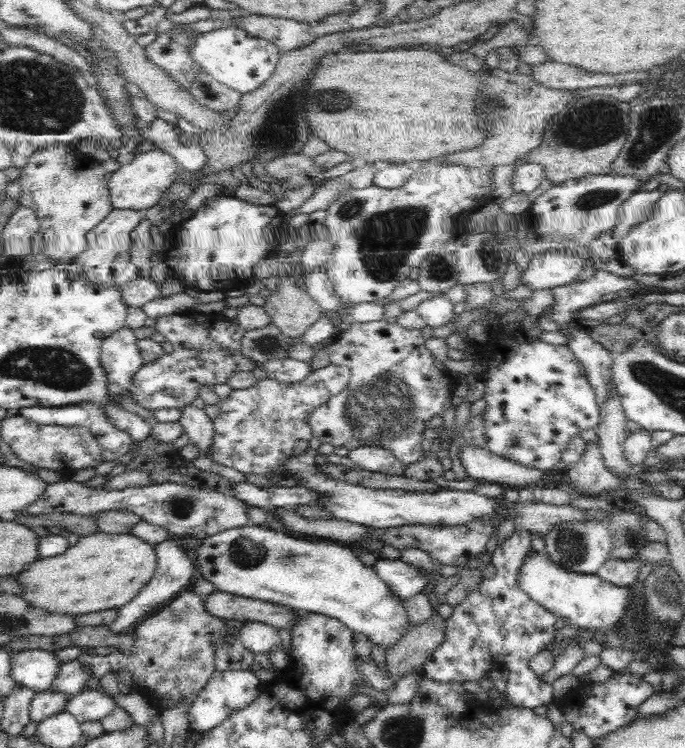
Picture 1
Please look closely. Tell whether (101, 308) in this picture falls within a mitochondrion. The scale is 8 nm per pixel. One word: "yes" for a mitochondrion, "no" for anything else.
no

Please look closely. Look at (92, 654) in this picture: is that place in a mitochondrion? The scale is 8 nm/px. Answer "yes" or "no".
no

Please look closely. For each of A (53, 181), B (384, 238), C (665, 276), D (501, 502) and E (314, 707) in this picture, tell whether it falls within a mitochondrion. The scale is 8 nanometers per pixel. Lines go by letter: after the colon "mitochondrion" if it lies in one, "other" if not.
A: other
B: mitochondrion
C: other
D: other
E: mitochondrion

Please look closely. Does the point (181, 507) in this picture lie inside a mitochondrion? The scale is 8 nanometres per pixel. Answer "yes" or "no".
yes

